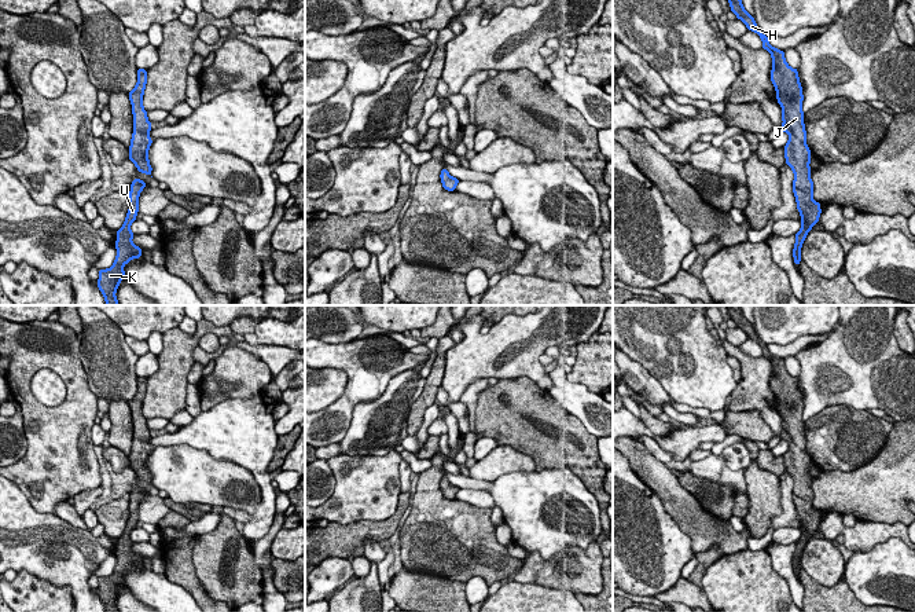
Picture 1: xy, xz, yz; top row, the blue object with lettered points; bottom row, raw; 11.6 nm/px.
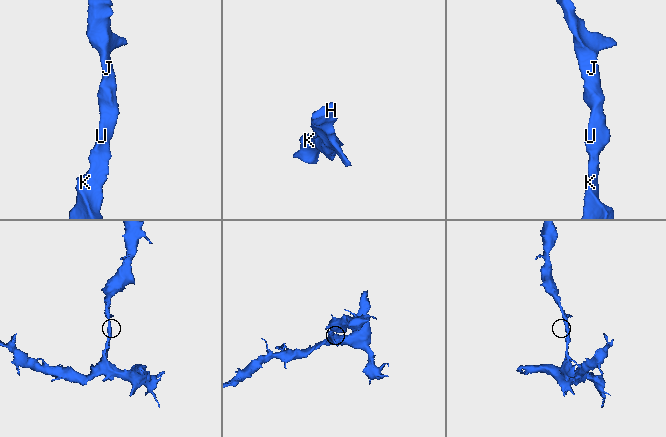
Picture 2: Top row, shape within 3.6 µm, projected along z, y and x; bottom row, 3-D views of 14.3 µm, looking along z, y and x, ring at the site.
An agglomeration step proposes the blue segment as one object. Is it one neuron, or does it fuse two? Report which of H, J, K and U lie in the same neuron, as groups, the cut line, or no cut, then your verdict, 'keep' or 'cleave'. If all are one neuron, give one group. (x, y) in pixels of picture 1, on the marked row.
groups H J K U; cut none; keep

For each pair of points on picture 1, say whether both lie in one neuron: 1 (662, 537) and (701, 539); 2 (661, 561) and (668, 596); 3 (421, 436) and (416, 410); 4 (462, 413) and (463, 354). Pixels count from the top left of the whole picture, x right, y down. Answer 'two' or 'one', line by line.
1: two
2: two
3: two
4: two

